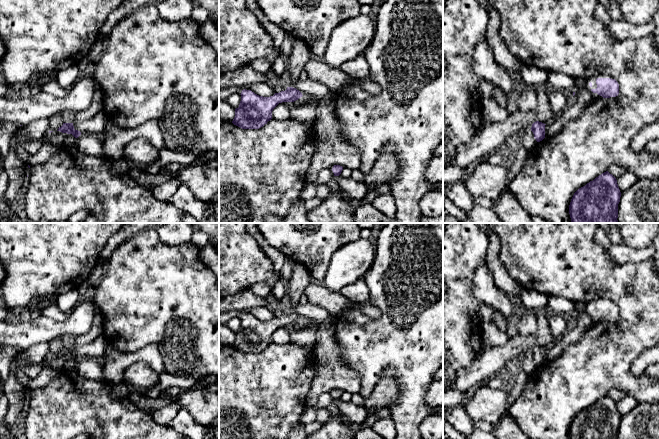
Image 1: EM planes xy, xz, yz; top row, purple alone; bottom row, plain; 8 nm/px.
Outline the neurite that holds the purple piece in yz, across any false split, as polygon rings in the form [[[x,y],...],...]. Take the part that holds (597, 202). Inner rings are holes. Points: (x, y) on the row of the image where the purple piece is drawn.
[[[608,171],[596,177],[573,195],[569,214],[572,223],[618,223],[621,192]]]

